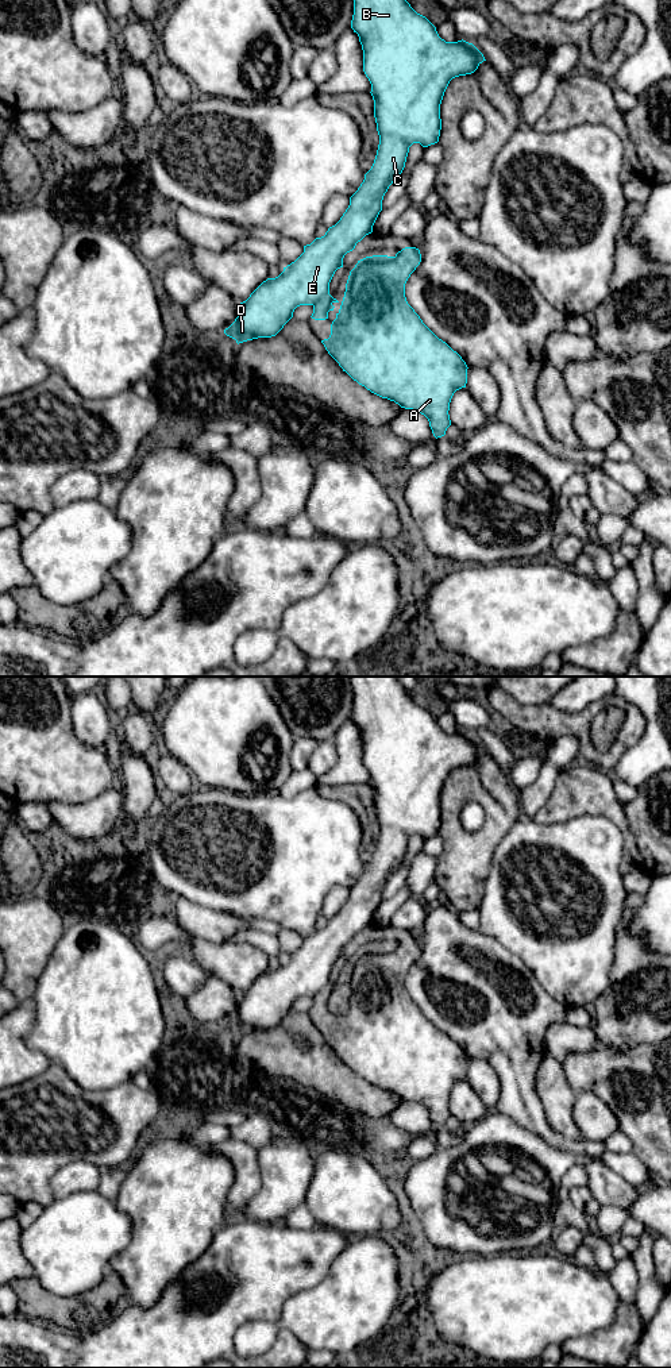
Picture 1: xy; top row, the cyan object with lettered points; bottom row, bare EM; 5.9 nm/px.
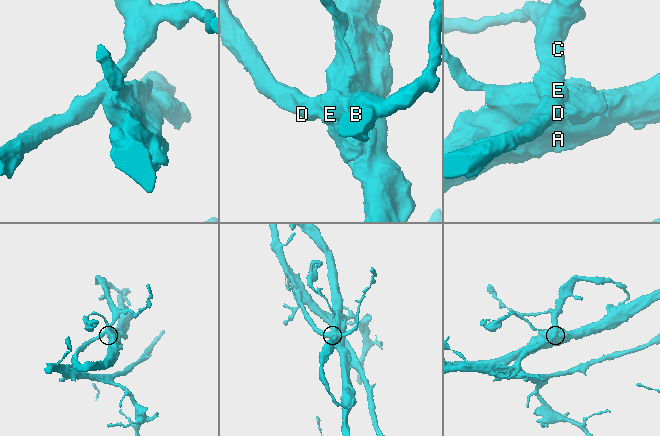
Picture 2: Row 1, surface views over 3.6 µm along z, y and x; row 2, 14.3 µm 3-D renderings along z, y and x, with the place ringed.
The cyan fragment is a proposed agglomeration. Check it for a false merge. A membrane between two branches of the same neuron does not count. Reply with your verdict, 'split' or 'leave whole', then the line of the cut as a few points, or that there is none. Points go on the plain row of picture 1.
split; cut in xy along (328, 985), (313, 997)

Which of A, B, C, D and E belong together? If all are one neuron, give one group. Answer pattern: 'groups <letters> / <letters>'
groups A / B C D E

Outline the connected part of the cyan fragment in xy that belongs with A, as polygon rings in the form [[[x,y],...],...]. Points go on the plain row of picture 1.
[[[405,939],[394,948],[373,947],[358,952],[350,963],[340,1001],[331,1016],[331,1026],[321,1034],[343,1063],[359,1076],[401,1099],[424,1106],[437,1130],[444,1128],[451,1117],[450,1094],[456,1082],[466,1079],[468,1059],[456,1043],[423,1014],[406,993],[405,975],[420,953],[421,945],[416,939]]]

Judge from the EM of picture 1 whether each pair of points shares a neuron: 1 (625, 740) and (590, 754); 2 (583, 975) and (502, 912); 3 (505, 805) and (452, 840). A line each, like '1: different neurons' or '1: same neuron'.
1: same neuron
2: same neuron
3: same neuron

